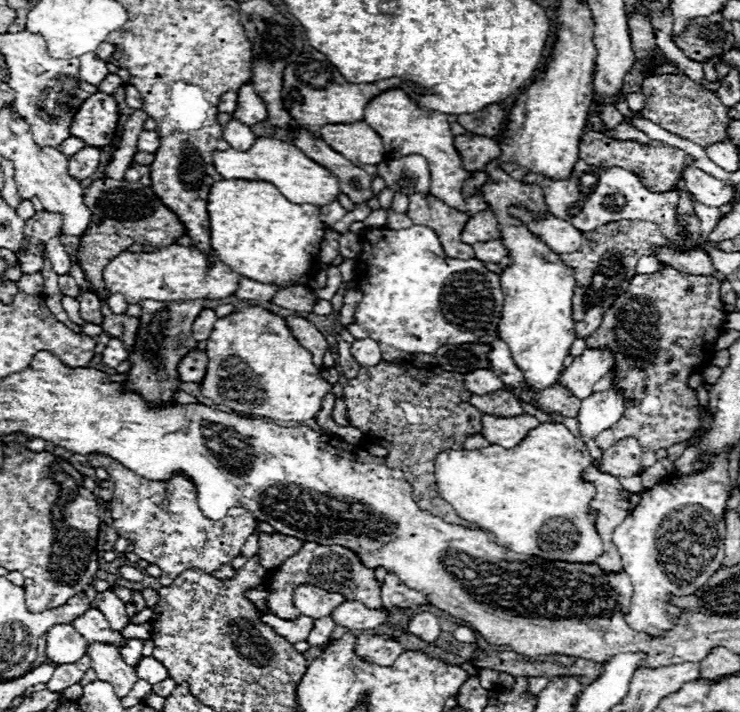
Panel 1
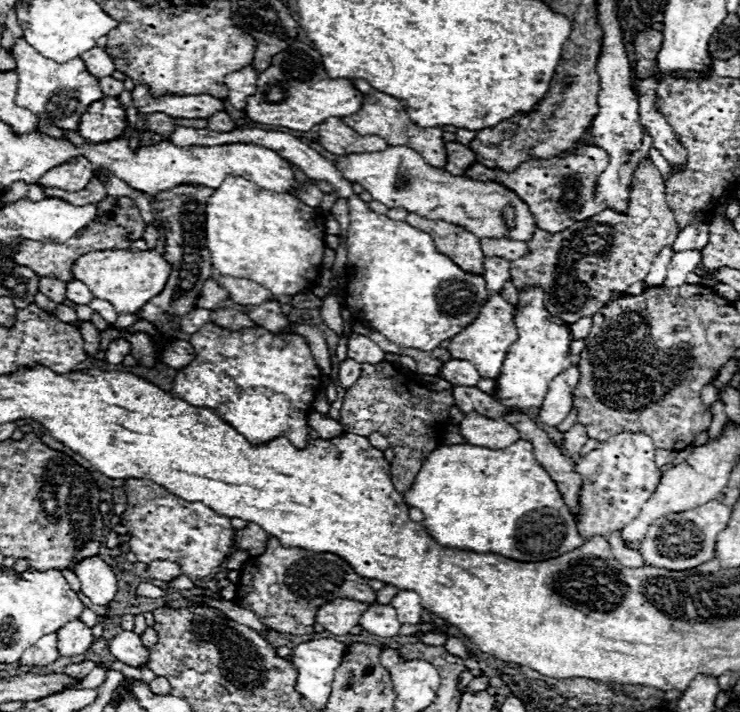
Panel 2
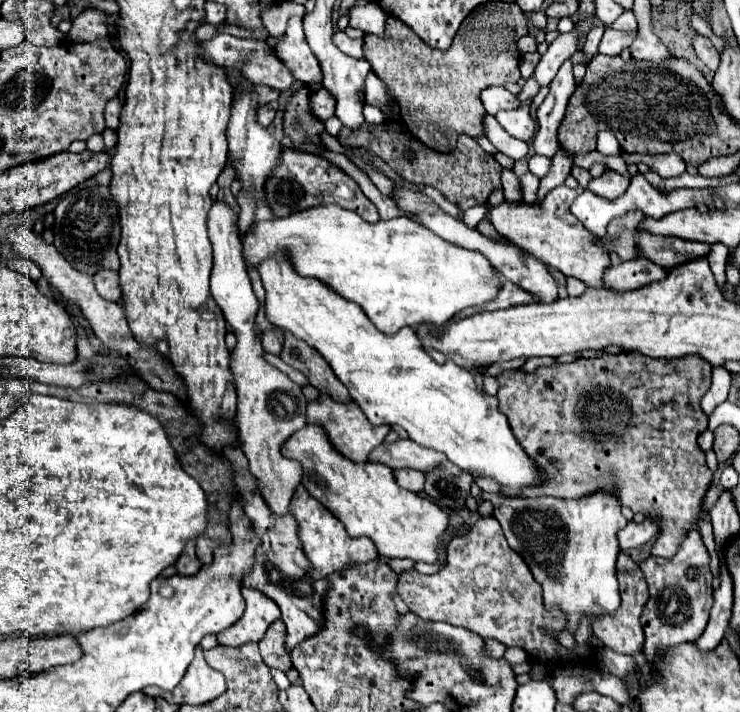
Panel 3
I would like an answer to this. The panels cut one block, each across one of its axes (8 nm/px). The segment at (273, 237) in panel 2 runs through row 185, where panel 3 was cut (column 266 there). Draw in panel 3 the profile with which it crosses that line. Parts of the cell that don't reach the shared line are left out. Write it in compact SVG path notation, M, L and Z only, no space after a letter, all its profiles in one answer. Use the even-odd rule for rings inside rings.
M328 204L296 212L294 216L288 218L258 222L258 226L248 230L244 240L246 262L256 266L262 258L272 254L274 250L286 250L294 262L296 272L300 272L302 276L320 278L340 296L360 304L366 316L374 322L374 326L378 326L378 330L386 334L422 322L444 326L448 320L454 318L454 314L466 308L484 306L486 302L494 300L498 296L498 290L502 288L498 270L490 264L486 256L438 238L428 228L410 220L408 216L400 216L394 220L378 220L370 224L352 210Z

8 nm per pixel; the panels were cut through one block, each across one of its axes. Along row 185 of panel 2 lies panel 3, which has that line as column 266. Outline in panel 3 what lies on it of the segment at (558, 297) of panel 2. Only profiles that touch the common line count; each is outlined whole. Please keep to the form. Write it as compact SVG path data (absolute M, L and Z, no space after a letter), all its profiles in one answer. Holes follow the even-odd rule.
M282 620L274 622L266 636L260 640L260 654L268 666L280 668L282 672L286 672L292 666L290 652L286 650L286 630Z

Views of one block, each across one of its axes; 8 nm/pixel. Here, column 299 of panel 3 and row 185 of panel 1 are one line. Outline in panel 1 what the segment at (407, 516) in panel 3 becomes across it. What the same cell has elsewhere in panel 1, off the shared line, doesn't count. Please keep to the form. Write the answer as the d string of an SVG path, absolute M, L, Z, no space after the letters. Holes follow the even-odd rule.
M386 90L368 102L366 112L364 112L364 122L382 138L386 152L394 154L390 158L420 154L428 160L432 196L436 196L444 204L464 210L464 212L482 212L488 208L482 194L474 196L468 202L464 202L464 198L462 198L462 180L466 180L470 176L470 172L466 172L462 168L462 160L454 148L454 134L452 134L450 124L444 114L422 110L410 98L406 98L406 94L402 90Z

